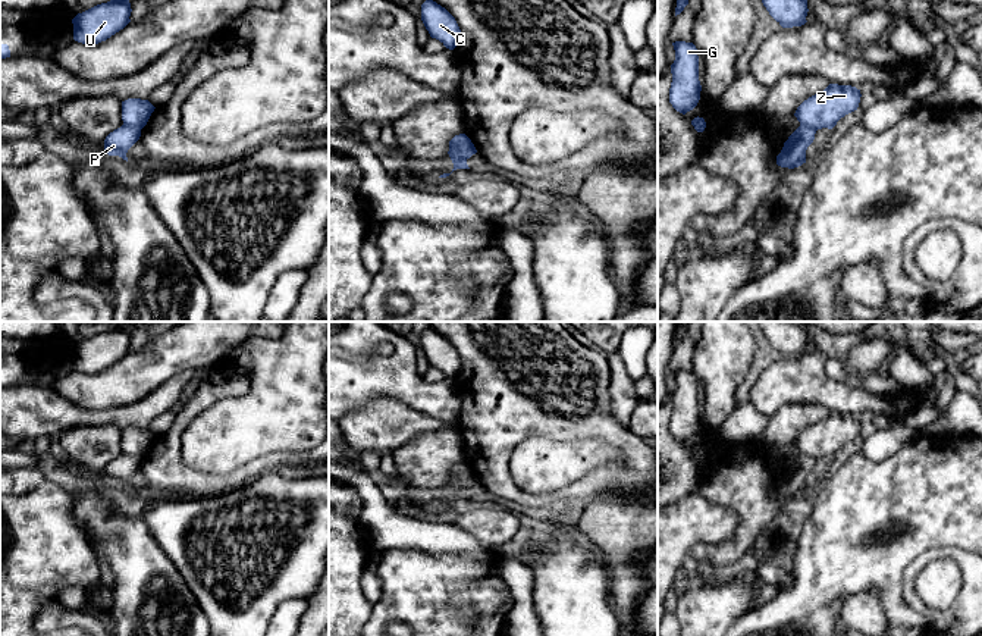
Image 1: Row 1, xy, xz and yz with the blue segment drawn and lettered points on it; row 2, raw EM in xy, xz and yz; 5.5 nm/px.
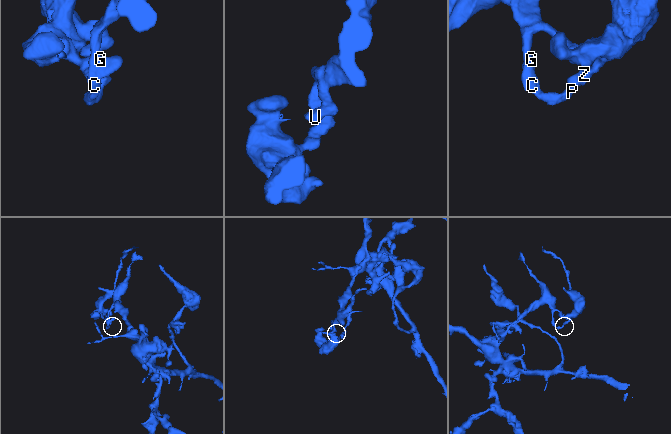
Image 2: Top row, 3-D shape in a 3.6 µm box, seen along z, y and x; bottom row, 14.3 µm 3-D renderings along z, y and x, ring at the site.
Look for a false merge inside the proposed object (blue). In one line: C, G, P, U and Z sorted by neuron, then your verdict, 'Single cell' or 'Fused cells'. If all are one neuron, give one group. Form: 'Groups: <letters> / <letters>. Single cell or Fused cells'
Groups: C G P U / Z. Fused cells

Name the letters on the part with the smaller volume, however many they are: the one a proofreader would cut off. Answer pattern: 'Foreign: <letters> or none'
Foreign: Z

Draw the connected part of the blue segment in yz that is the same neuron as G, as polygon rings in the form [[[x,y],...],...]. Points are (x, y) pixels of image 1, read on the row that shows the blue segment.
[[[675,41],[675,60],[671,65],[672,82],[669,88],[669,103],[685,115],[693,110],[699,100],[702,85],[699,81],[699,56],[693,43]]]

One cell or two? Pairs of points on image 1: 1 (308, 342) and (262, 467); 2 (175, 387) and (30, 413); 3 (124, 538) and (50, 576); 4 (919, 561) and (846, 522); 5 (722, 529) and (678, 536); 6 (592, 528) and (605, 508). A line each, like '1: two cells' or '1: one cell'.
1: two cells
2: one cell
3: two cells
4: two cells
5: one cell
6: one cell

